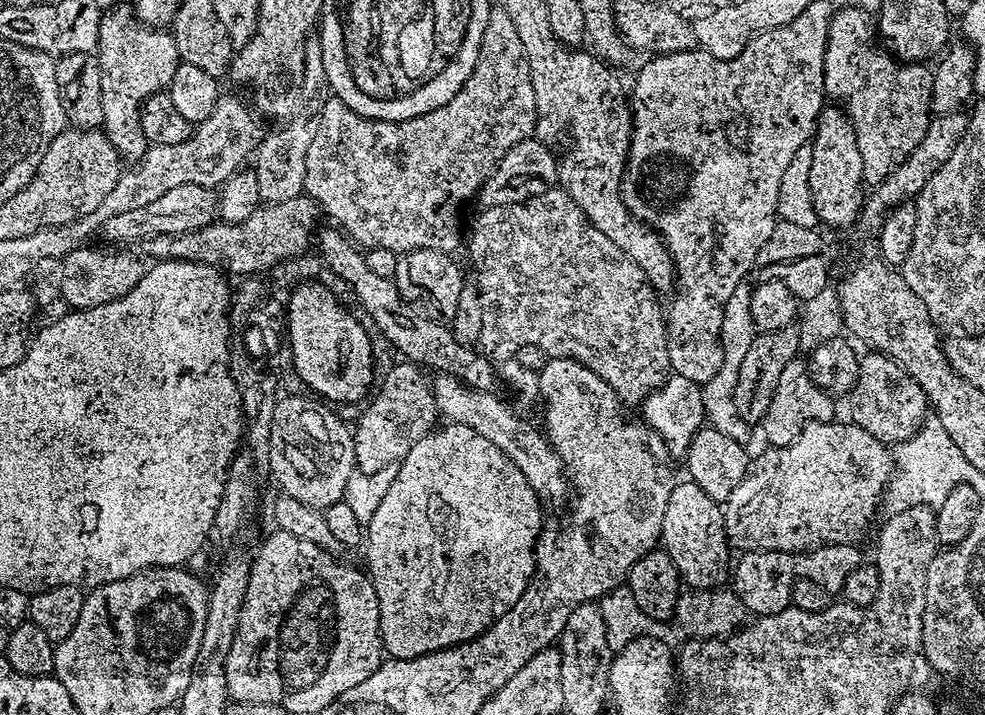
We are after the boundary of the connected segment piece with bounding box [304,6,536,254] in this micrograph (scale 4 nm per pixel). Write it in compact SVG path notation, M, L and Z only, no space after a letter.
M492 6L489 7L488 17L486 18L486 30L482 34L482 46L478 50L478 62L474 62L474 70L470 74L470 78L466 78L466 82L462 86L462 90L458 90L458 94L454 94L454 98L450 98L450 102L446 102L446 106L438 106L434 110L430 110L421 116L415 116L409 120L371 120L368 116L359 116L357 112L350 111L343 102L335 98L328 98L321 103L318 113L318 130L314 134L314 142L310 142L310 150L306 150L306 182L304 183L304 192L311 200L315 200L320 206L320 211L325 217L328 216L329 221L335 222L342 229L345 236L352 241L353 244L361 249L381 248L382 250L394 250L398 254L405 252L413 252L414 250L438 250L439 252L455 253L455 248L462 244L462 236L460 240L460 207L467 202L468 199L475 197L480 191L480 187L486 182L486 178L496 169L496 163L504 157L508 151L514 146L518 146L518 142L529 139L536 130L536 107L534 106L534 82L530 78L530 66L526 62L526 50L522 46L522 38L518 38L518 29L514 26L514 22L510 18L510 14L506 14L506 10Z

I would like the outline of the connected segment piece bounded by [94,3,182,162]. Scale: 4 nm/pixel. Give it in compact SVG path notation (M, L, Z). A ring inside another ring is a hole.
M116 4L100 17L100 37L95 53L102 70L102 131L117 155L135 162L150 146L142 134L140 108L155 92L167 89L181 58L171 31L151 28L136 17L133 5Z

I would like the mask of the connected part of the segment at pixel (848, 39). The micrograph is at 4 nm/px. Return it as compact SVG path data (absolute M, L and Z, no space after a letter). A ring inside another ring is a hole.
M841 8L832 15L826 38L824 55L824 90L827 99L842 102L842 107L852 120L854 138L858 138L858 150L862 154L862 174L865 185L882 183L910 154L922 138L926 138L928 123L932 121L932 73L924 62L908 62L903 66L891 52L878 43L878 28L873 17L861 8Z

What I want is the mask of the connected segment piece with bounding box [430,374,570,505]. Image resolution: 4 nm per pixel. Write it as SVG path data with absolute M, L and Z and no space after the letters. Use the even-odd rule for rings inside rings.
M436 374L431 377L430 387L436 399L436 411L447 423L470 426L474 434L482 434L486 442L494 442L518 470L522 470L522 478L534 490L545 505L560 504L570 496L570 485L564 468L555 451L550 446L547 437L539 427L527 424L515 416L517 413L511 407L507 408L494 392L479 392L468 388L454 376ZM445 416L445 417L444 417ZM568 496L568 497L567 497Z

